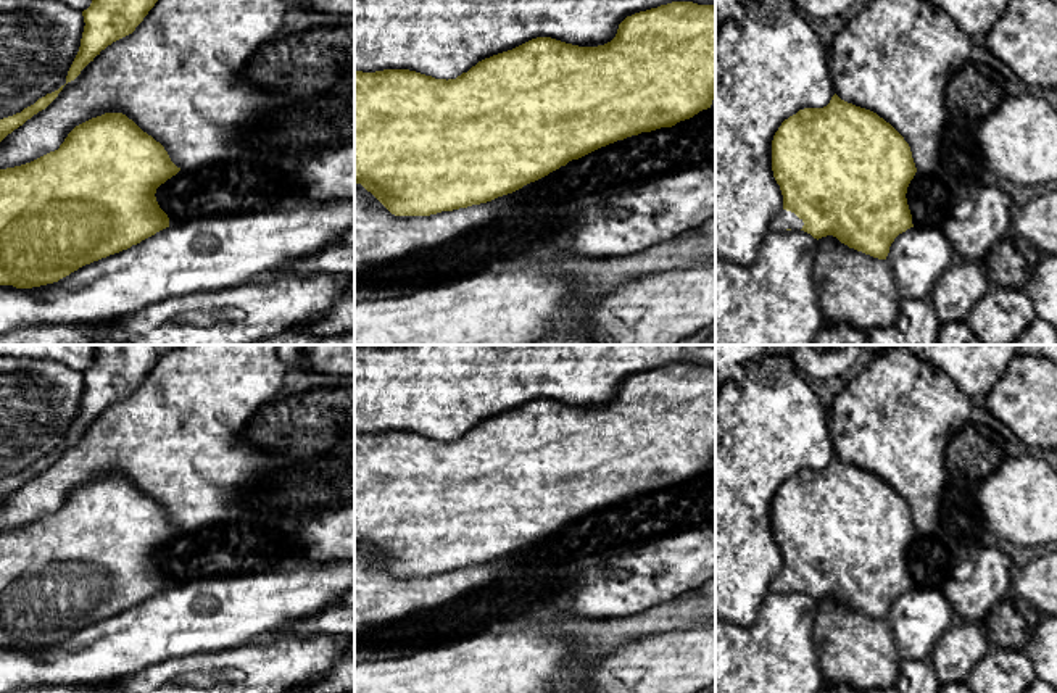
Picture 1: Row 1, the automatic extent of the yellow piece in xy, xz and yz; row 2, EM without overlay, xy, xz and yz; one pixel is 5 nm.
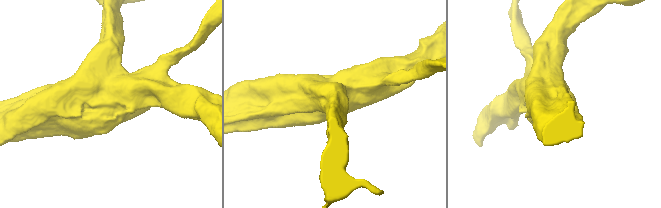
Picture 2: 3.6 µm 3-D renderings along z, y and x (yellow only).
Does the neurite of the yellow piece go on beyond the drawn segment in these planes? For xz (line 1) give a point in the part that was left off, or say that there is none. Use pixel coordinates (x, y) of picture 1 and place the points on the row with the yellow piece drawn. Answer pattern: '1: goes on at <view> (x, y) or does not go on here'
1: does not go on here

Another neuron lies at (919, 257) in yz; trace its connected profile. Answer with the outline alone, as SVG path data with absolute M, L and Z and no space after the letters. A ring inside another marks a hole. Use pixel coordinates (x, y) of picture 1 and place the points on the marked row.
M910 227L894 239L886 259L902 300L930 300L957 255L941 227Z

